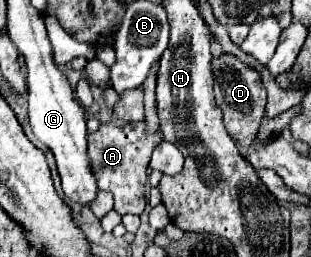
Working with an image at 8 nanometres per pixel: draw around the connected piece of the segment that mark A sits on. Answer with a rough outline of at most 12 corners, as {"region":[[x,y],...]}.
{"region":[[146,123],[88,135],[98,189],[116,213],[146,207],[146,169],[160,131]]}

